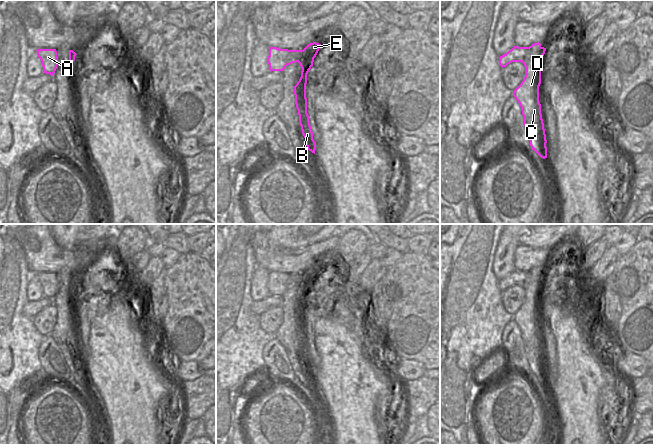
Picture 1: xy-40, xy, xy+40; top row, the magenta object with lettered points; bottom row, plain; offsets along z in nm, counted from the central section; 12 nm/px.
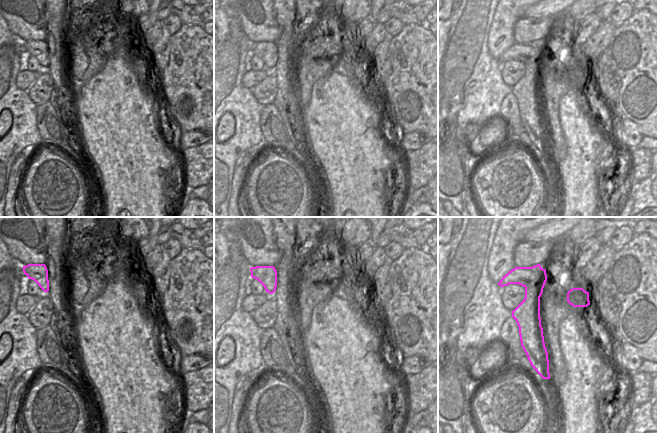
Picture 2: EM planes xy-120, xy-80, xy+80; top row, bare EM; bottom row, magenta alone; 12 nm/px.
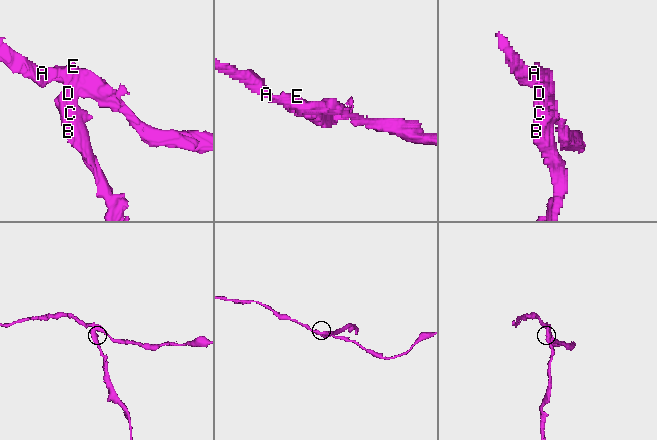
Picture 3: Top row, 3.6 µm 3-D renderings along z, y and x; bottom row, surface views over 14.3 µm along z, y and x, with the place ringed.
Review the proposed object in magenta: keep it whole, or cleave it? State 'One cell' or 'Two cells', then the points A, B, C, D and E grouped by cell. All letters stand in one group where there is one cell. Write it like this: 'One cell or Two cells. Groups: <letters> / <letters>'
Two cells. Groups: A E / B C D

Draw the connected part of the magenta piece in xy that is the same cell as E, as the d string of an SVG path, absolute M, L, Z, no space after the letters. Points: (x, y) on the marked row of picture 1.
M313 42L308 44L303 50L279 49L269 47L267 62L270 71L283 71L287 65L300 62L302 52L306 52L307 57L316 57L321 44Z

